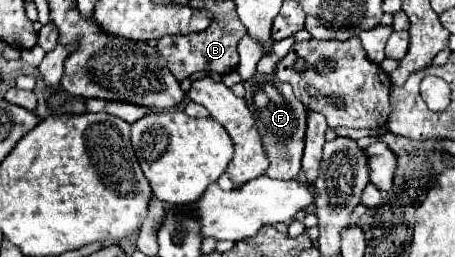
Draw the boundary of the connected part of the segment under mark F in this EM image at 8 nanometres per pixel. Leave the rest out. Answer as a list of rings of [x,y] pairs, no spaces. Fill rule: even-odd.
[[[254,74],[244,82],[246,86],[246,102],[258,122],[258,132],[270,160],[266,176],[278,180],[296,178],[300,172],[302,152],[304,152],[304,136],[306,136],[306,106],[294,96],[292,86],[286,82],[278,82],[276,74]]]

